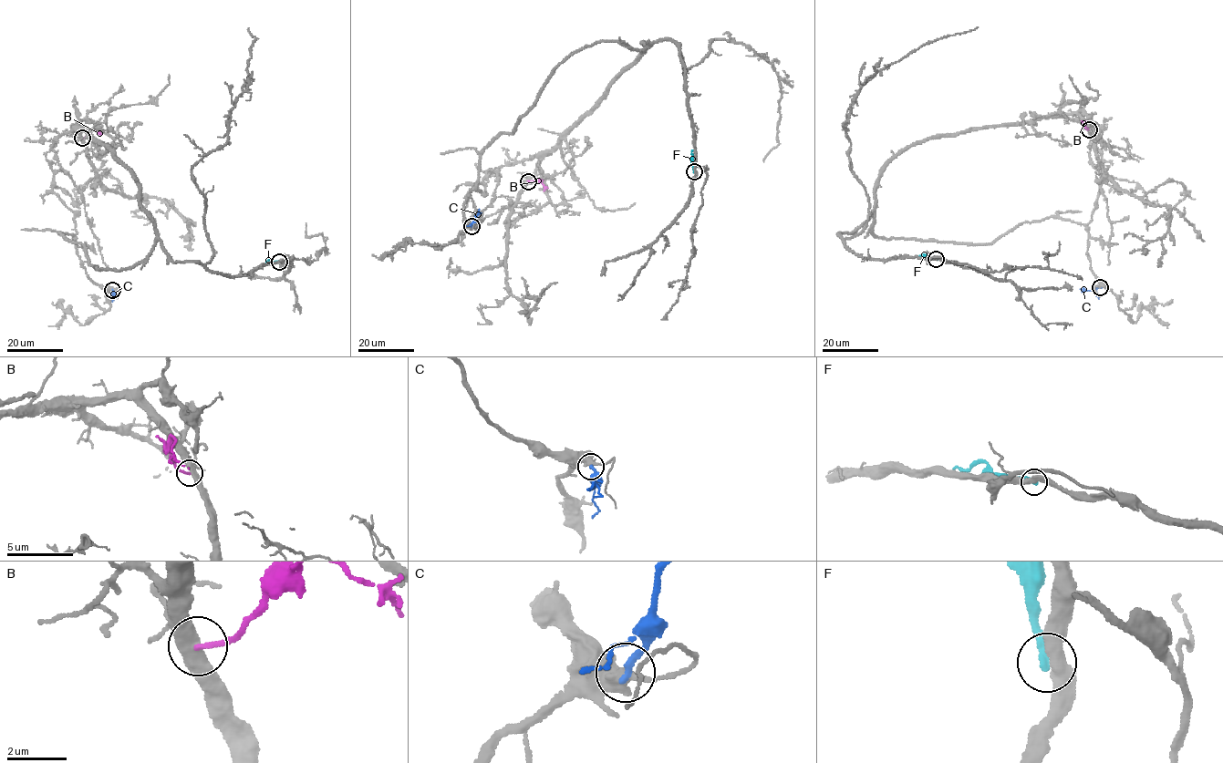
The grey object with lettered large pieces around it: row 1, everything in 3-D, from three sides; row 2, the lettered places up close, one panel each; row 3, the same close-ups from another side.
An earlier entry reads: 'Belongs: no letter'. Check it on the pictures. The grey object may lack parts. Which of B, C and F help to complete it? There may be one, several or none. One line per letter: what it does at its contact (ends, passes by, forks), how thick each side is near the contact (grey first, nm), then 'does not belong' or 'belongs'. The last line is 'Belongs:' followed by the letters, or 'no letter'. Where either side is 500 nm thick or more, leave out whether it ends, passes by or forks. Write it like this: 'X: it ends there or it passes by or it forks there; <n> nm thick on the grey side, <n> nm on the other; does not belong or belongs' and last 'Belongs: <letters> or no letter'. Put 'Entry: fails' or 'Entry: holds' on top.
Entry: holds
B: it ends there; 480 nm thick on the grey side, 160 nm on the other; does not belong
C: it ends there; 340 nm thick on the grey side, 240 nm on the other; does not belong
F: it ends there; 400 nm thick on the grey side, 280 nm on the other; does not belong
Belongs: no letter

